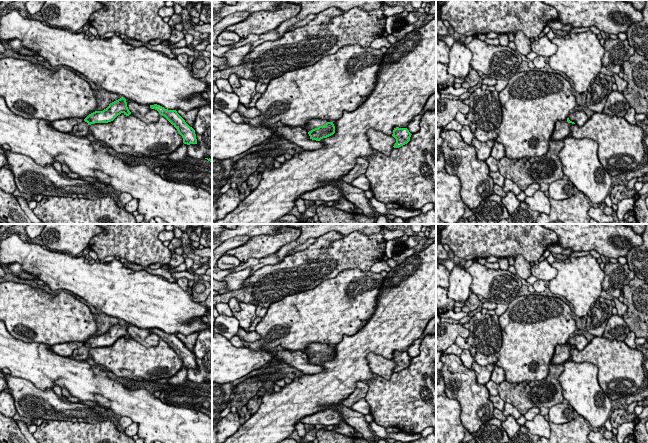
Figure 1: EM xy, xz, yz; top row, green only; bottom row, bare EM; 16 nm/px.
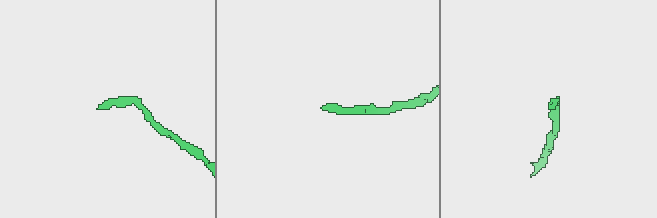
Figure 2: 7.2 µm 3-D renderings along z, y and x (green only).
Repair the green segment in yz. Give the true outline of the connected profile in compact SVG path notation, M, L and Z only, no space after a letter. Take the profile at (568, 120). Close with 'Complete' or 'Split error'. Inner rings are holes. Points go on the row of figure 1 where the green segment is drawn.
M569 118L555 123L554 131L551 136L551 140L563 140L564 138L571 135L570 127L574 122L570 121Z. Split error

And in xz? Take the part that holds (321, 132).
M321 119L310 120L303 129L308 132L310 139L316 141L320 141L335 133L333 122Z. Split error

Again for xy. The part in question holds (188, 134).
M157 104L150 105L150 108L157 110L160 115L164 116L177 129L183 138L184 144L197 144L195 130L185 122L176 110L168 110Z. Complete

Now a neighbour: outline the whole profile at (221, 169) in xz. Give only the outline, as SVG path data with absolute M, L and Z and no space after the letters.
M212 158L212 193L214 194L212 204L220 196L220 188L229 182L230 174L234 171L235 166L236 161L232 159Z

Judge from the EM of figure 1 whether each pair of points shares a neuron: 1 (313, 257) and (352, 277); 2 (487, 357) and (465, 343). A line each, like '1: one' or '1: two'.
1: two
2: one

